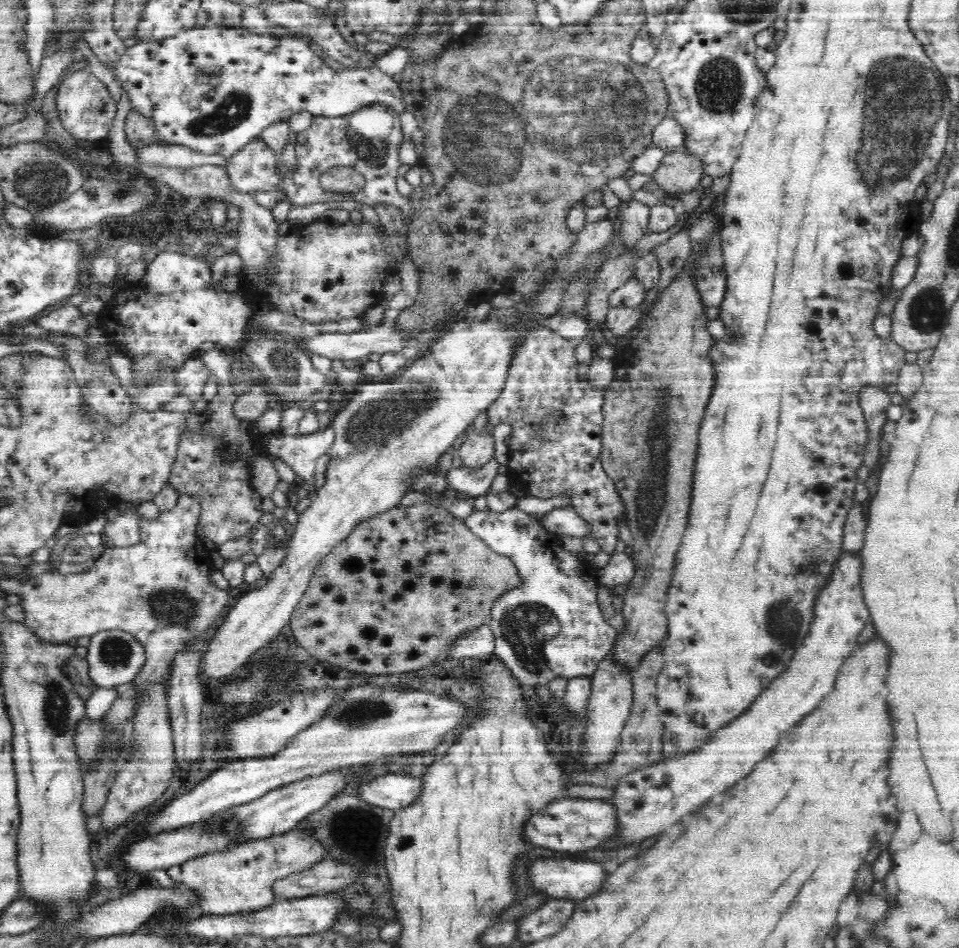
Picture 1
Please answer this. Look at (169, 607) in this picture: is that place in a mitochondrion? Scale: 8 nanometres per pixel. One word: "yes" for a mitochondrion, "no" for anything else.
yes

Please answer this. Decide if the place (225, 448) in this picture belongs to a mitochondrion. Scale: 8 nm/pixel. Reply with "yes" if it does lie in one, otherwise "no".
no

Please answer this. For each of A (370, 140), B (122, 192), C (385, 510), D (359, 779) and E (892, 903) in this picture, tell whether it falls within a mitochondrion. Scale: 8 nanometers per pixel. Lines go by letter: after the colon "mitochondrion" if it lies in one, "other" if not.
A: mitochondrion
B: mitochondrion
C: other
D: other
E: other

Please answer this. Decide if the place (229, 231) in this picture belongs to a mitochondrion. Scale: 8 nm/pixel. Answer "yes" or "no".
no

